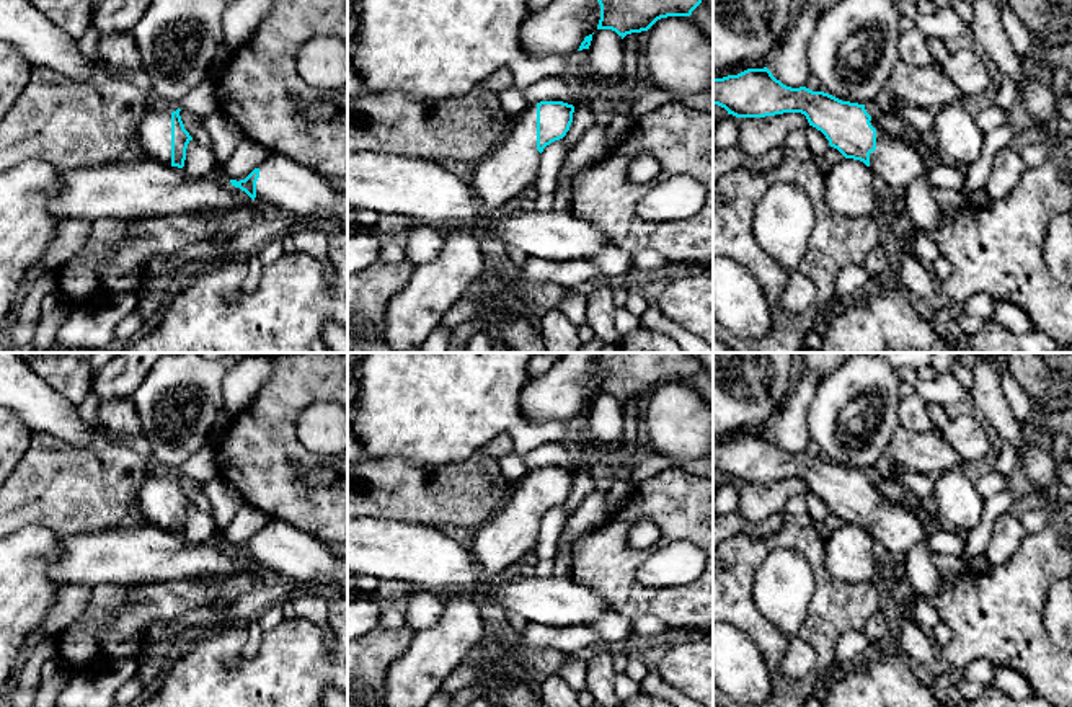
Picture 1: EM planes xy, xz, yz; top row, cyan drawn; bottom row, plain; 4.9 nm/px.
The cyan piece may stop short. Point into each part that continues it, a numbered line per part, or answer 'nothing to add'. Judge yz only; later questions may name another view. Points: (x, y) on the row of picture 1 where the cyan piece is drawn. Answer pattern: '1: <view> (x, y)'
1: yz (899, 165)

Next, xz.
1: xz (500, 180)

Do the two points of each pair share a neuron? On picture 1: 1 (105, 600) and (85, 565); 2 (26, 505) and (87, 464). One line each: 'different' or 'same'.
1: different
2: same

